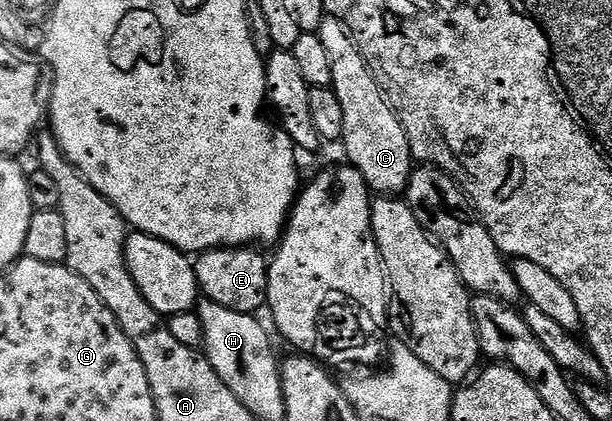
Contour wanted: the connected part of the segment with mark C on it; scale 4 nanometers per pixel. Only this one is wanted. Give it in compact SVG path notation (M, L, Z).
M326 17L319 31L323 48L331 56L331 76L333 91L343 104L343 136L348 165L355 167L377 196L401 196L409 187L409 178L414 172L415 163L407 132L397 119L397 113L390 106L380 84L373 79L373 71L365 63L352 34L338 18Z

